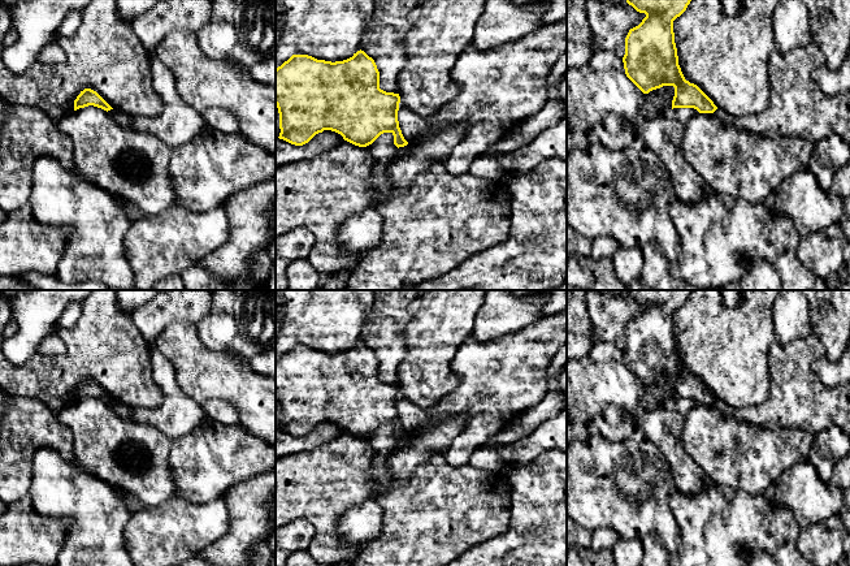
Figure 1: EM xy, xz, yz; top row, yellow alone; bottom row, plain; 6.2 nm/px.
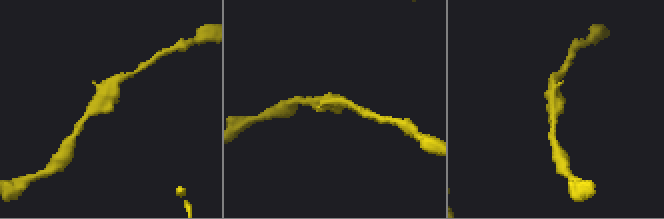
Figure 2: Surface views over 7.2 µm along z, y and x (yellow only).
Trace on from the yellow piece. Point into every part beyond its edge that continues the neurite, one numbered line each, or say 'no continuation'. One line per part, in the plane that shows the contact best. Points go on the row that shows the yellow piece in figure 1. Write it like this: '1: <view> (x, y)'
no continuation

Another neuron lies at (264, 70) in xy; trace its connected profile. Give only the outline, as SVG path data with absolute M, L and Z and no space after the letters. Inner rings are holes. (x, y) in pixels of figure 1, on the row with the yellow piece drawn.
M266 57L250 69L251 75L264 85L276 86L276 57Z

